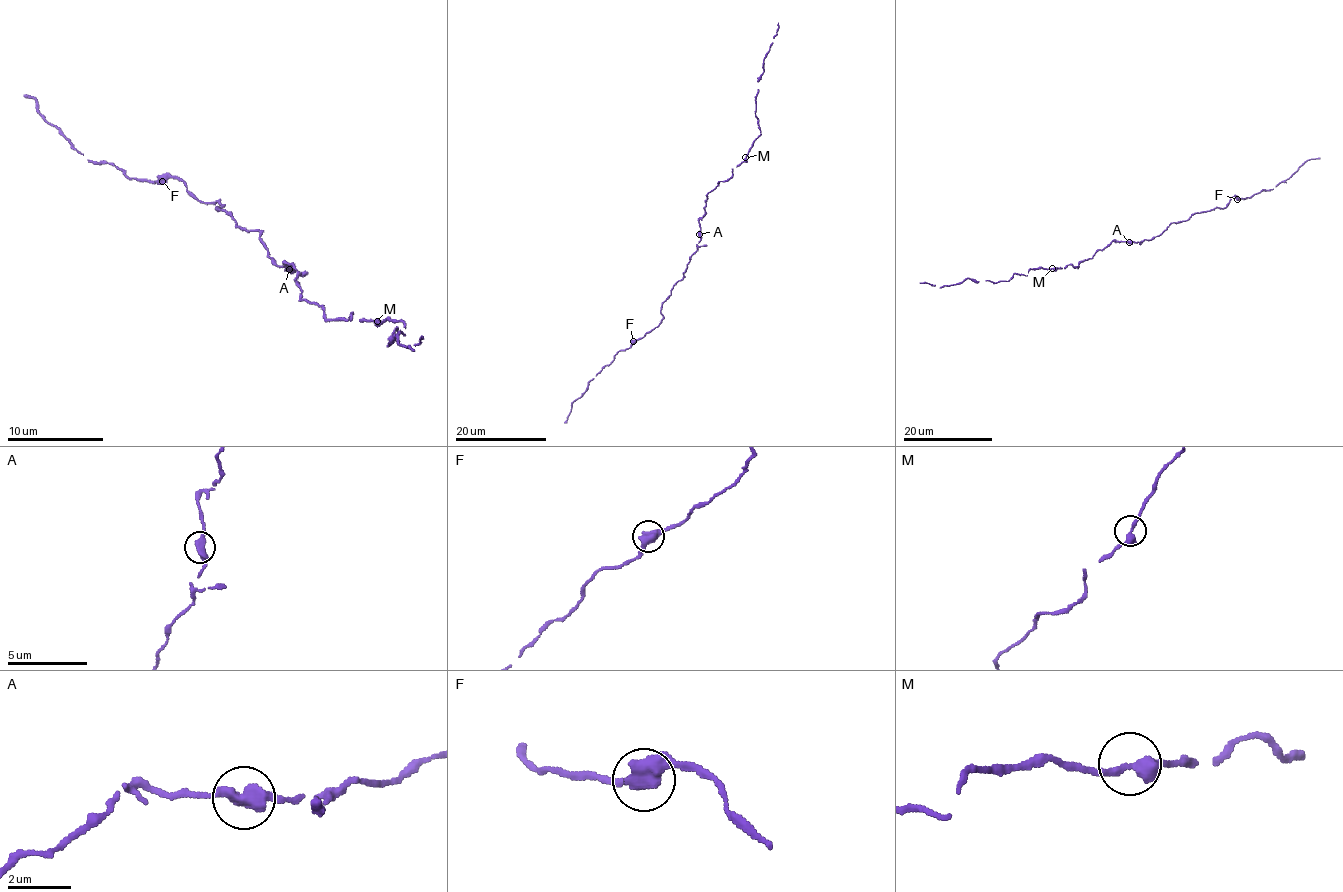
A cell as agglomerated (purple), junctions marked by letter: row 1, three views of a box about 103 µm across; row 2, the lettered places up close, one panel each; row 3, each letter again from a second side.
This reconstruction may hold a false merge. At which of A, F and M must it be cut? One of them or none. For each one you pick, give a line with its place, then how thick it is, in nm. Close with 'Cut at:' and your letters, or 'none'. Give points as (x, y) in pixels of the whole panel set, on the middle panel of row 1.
Cut at: none

